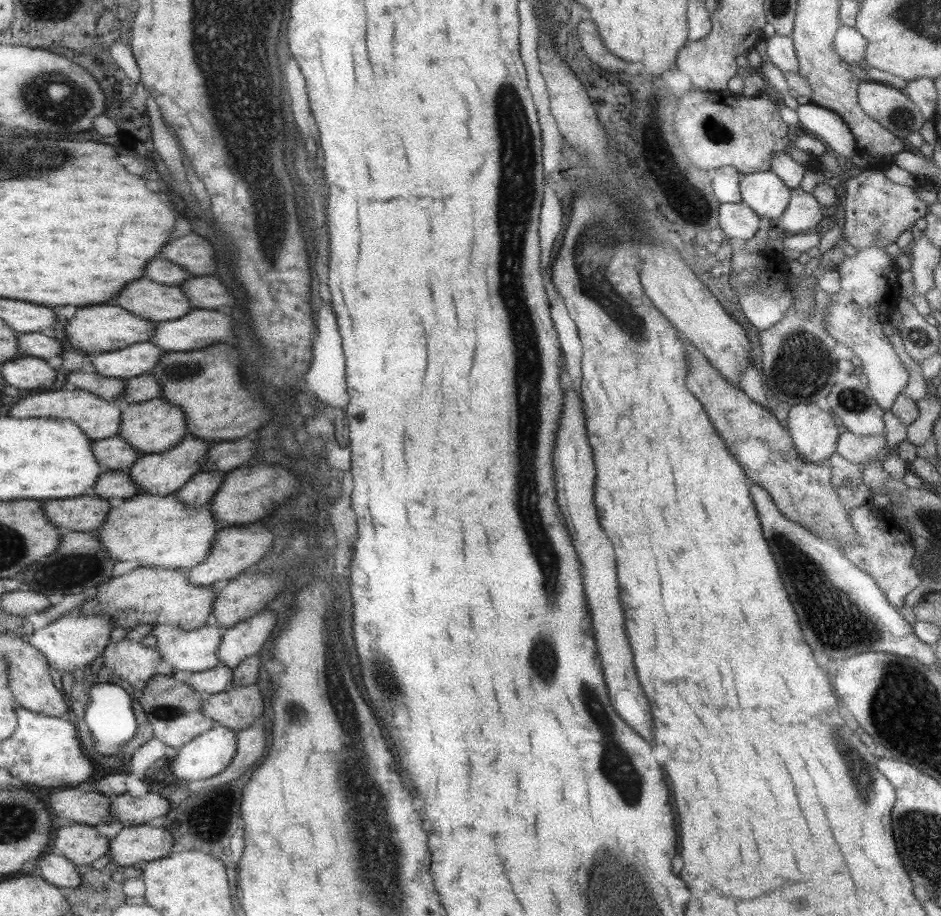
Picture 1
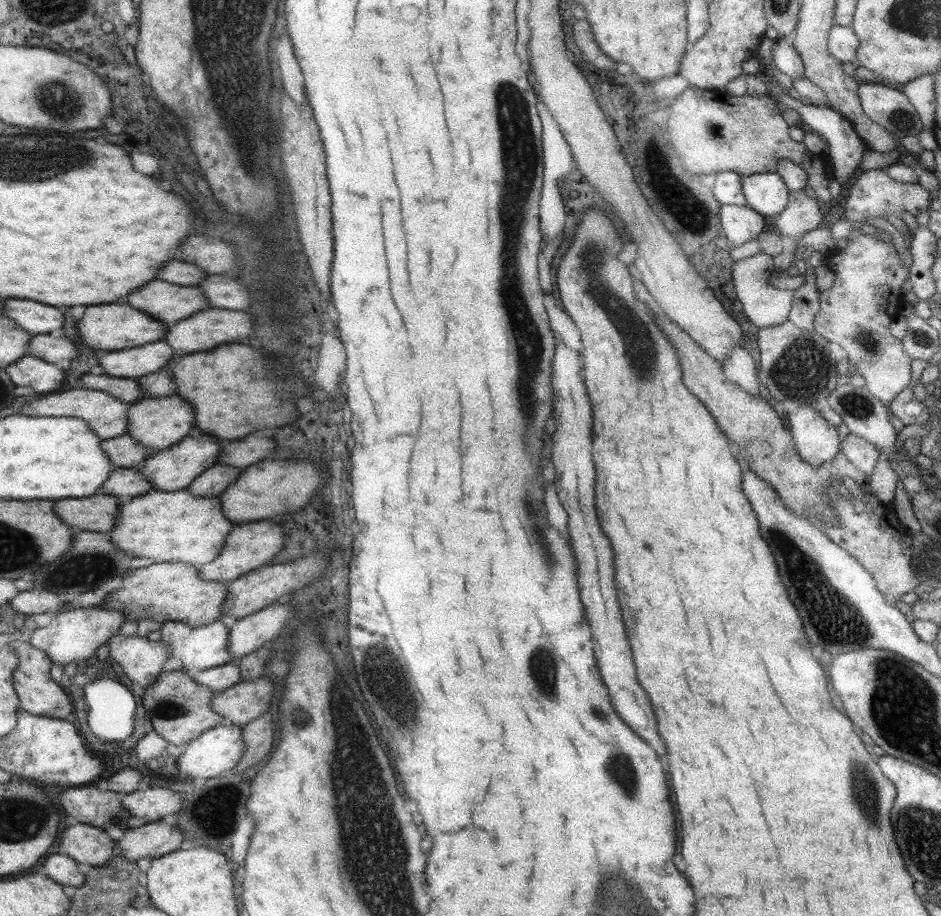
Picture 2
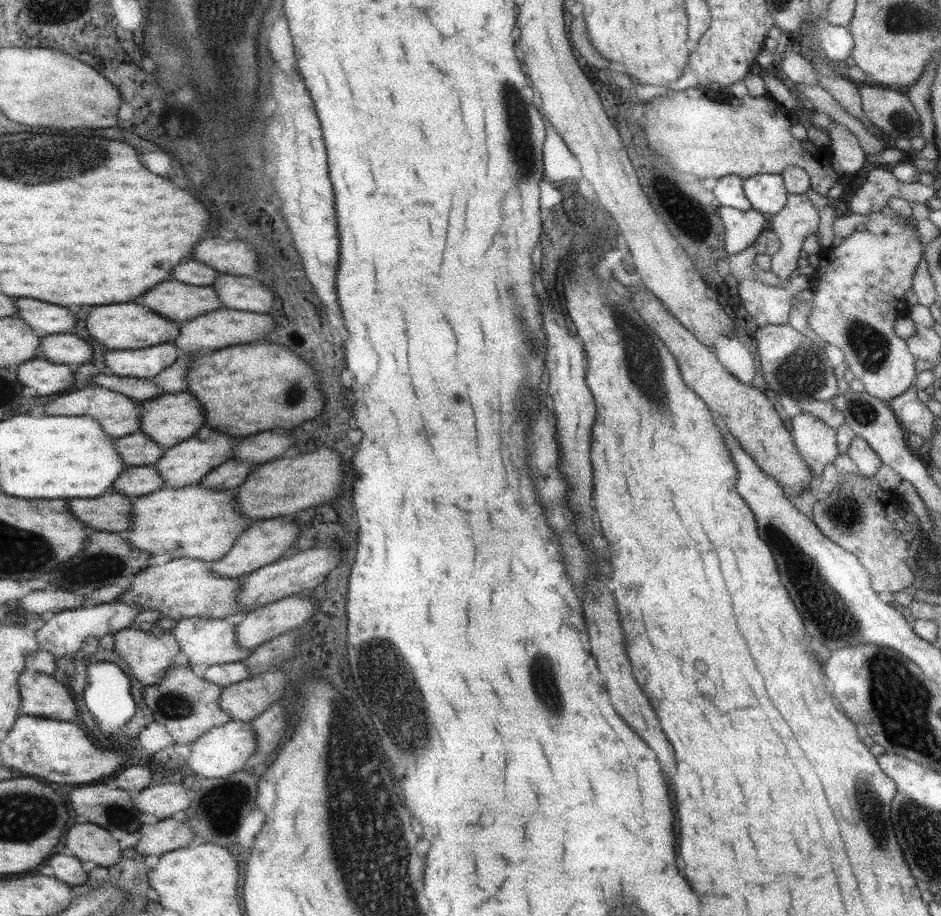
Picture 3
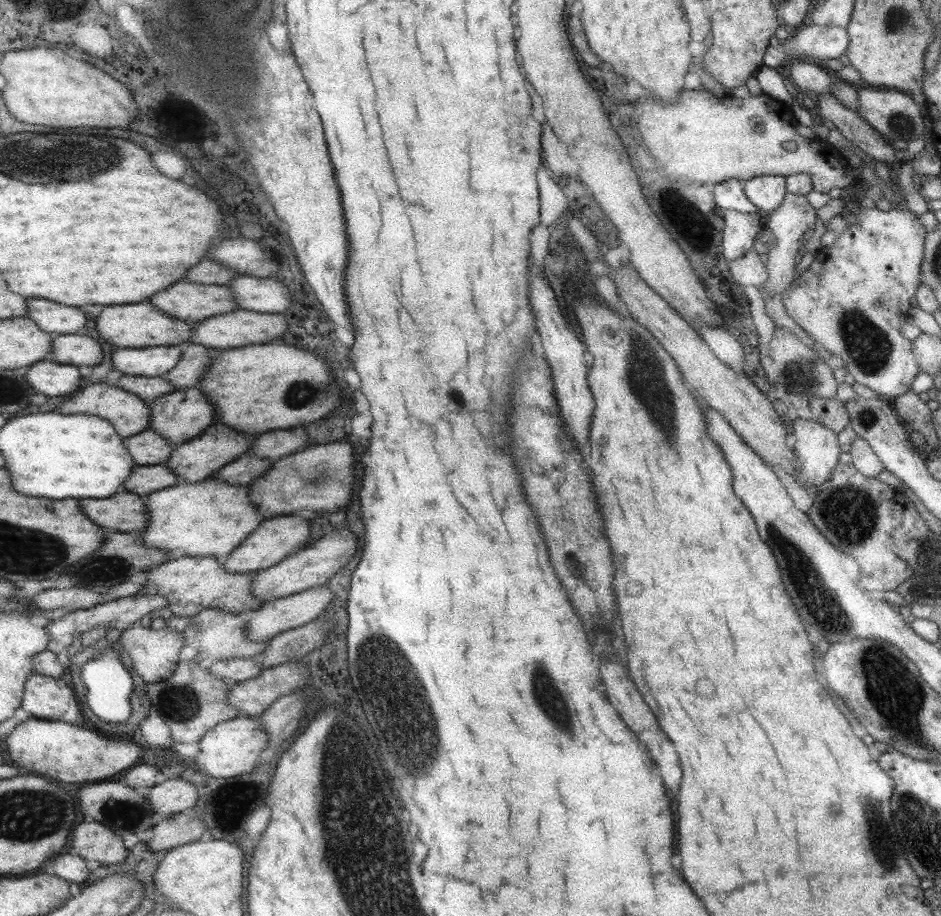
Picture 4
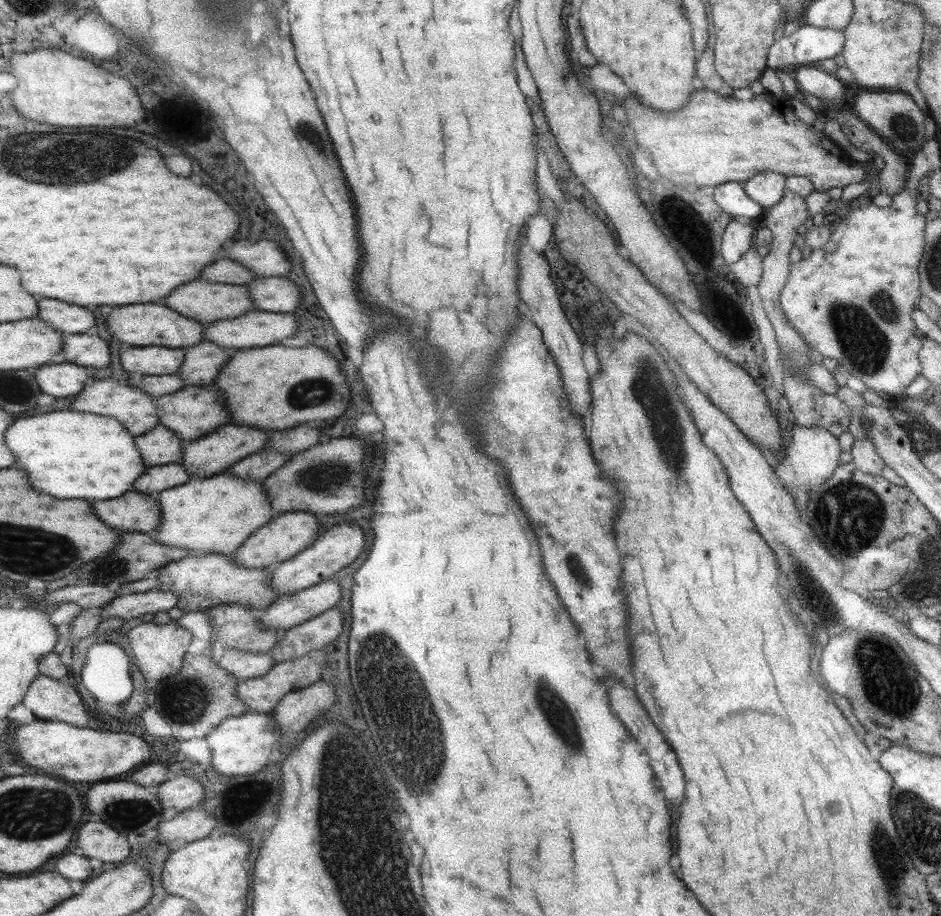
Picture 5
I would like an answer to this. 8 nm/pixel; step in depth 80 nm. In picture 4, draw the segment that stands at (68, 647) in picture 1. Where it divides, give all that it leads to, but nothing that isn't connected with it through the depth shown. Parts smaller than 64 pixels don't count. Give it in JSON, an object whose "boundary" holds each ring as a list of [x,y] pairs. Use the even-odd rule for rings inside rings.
{"boundary":[[[126,596],[123,598],[117,598],[111,601],[105,601],[101,604],[92,606],[86,609],[72,610],[71,614],[65,614],[61,618],[55,618],[55,620],[49,620],[43,622],[45,631],[47,631],[48,640],[47,650],[55,654],[59,654],[64,648],[71,646],[73,637],[77,636],[77,633],[84,633],[86,631],[93,630],[97,627],[105,627],[105,629],[117,629],[123,631],[136,625],[139,619],[143,619],[149,612],[155,609],[165,608],[166,600],[159,596]]]}

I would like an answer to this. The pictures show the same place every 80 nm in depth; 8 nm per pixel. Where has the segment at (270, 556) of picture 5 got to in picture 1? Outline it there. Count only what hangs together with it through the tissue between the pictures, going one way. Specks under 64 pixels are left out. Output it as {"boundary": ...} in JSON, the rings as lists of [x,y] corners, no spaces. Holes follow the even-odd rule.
{"boundary":[[[257,524],[248,526],[231,526],[219,529],[211,539],[211,546],[203,562],[192,566],[187,570],[186,581],[193,586],[221,585],[230,578],[235,578],[241,570],[255,564],[269,548],[271,548],[273,534]]]}

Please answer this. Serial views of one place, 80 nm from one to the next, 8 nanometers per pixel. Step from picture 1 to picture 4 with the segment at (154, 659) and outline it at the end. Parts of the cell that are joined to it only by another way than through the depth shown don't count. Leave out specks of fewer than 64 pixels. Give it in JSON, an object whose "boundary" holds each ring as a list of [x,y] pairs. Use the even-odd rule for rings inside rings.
{"boundary":[[[136,625],[129,629],[121,631],[118,642],[131,659],[131,666],[137,676],[141,676],[143,682],[160,682],[169,678],[174,673],[177,662],[177,655],[180,649],[185,645],[183,632],[164,628],[160,630],[151,630],[151,628],[142,628]]]}

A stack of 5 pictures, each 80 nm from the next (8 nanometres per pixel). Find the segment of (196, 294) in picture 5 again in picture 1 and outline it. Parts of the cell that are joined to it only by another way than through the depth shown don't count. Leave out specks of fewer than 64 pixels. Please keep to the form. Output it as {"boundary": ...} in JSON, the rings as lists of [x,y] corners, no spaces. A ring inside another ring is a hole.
{"boundary":[[[137,278],[135,282],[125,284],[109,302],[155,323],[181,318],[193,309],[179,286],[157,284],[147,278]]]}

